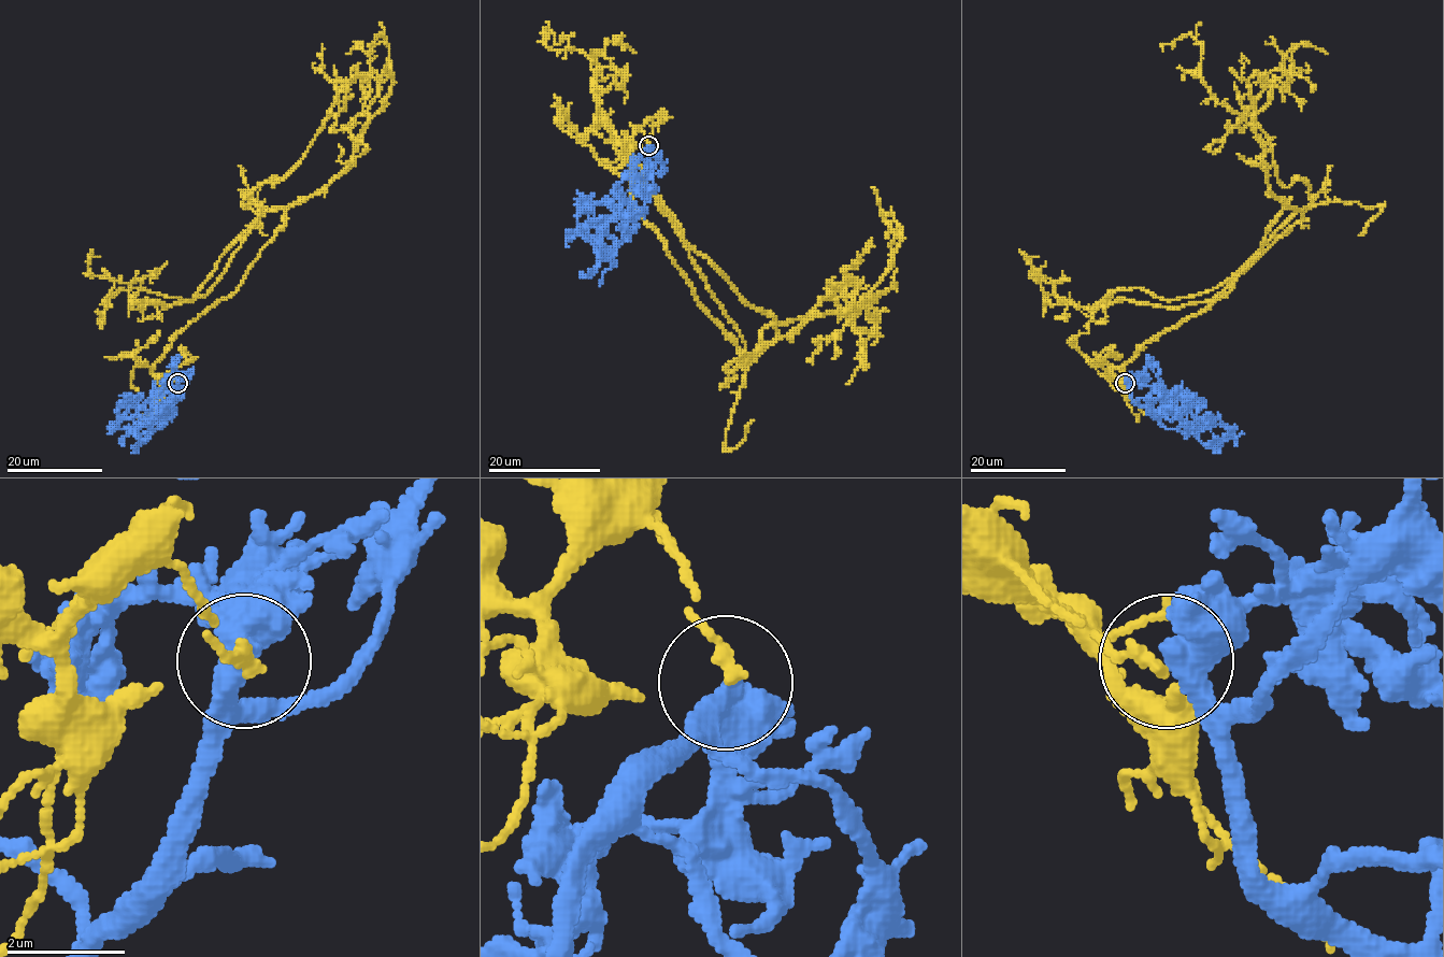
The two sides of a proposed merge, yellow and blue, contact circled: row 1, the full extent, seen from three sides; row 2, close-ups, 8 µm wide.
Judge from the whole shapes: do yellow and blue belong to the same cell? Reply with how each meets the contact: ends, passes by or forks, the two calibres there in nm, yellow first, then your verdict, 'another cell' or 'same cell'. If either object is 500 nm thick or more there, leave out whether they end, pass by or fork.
yellow ends; blue passes by; calibres 200 and 480 nm; another cell

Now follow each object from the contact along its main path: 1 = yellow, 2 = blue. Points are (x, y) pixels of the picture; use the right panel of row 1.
1: (1125, 383), (1112, 374), (1221, 298), (1284, 210), (1302, 214), (1211, 300), (1177, 309), (1068, 303), (1039, 257)
2: (1125, 383), (1130, 397), (1153, 416), (1174, 418), (1173, 415), (1200, 428), (1219, 419), (1231, 430), (1237, 446)

